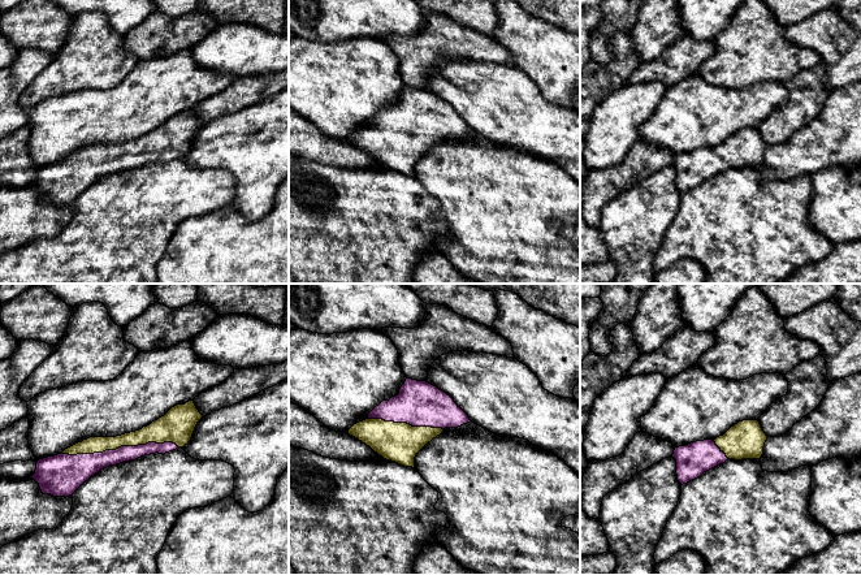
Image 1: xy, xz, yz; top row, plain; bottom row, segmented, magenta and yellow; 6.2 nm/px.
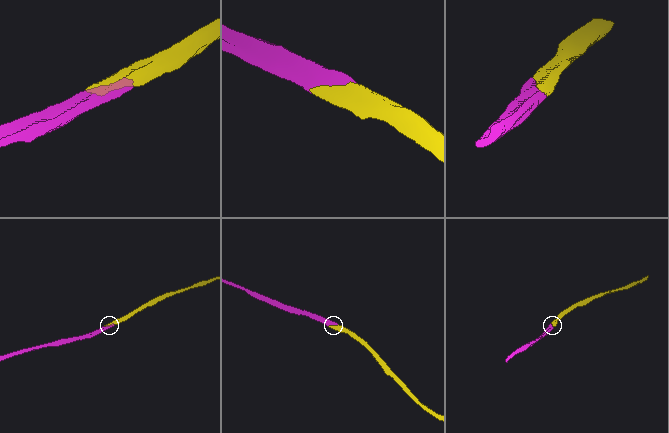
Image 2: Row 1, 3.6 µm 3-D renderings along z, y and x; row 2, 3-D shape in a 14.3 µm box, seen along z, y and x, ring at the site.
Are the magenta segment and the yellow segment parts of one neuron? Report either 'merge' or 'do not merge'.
merge

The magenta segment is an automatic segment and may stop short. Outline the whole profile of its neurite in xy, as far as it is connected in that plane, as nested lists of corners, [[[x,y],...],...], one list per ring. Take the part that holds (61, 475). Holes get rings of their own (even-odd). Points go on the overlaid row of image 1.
[[[189,401],[185,405],[177,405],[164,416],[139,431],[116,437],[90,437],[65,449],[61,454],[39,459],[36,462],[35,474],[31,479],[39,484],[43,494],[69,497],[85,481],[103,468],[135,461],[144,455],[155,453],[165,454],[176,450],[177,448],[183,448],[191,440],[195,427],[202,418],[203,415],[196,408],[194,401]]]

